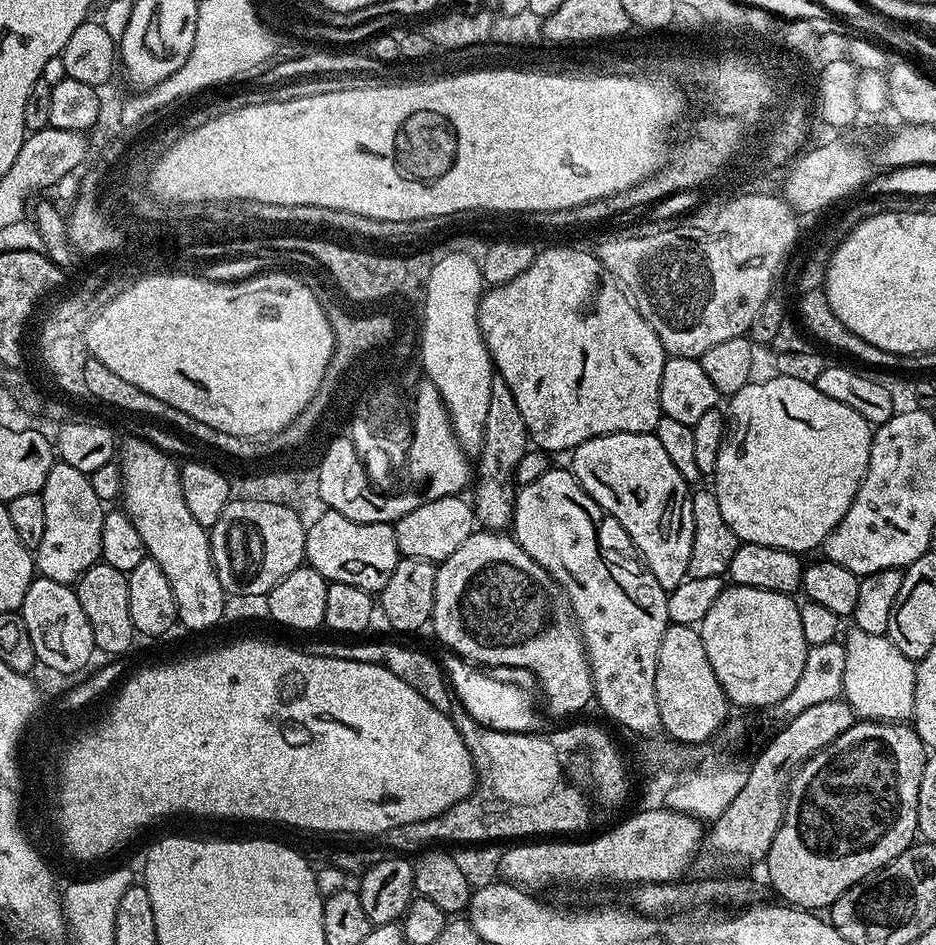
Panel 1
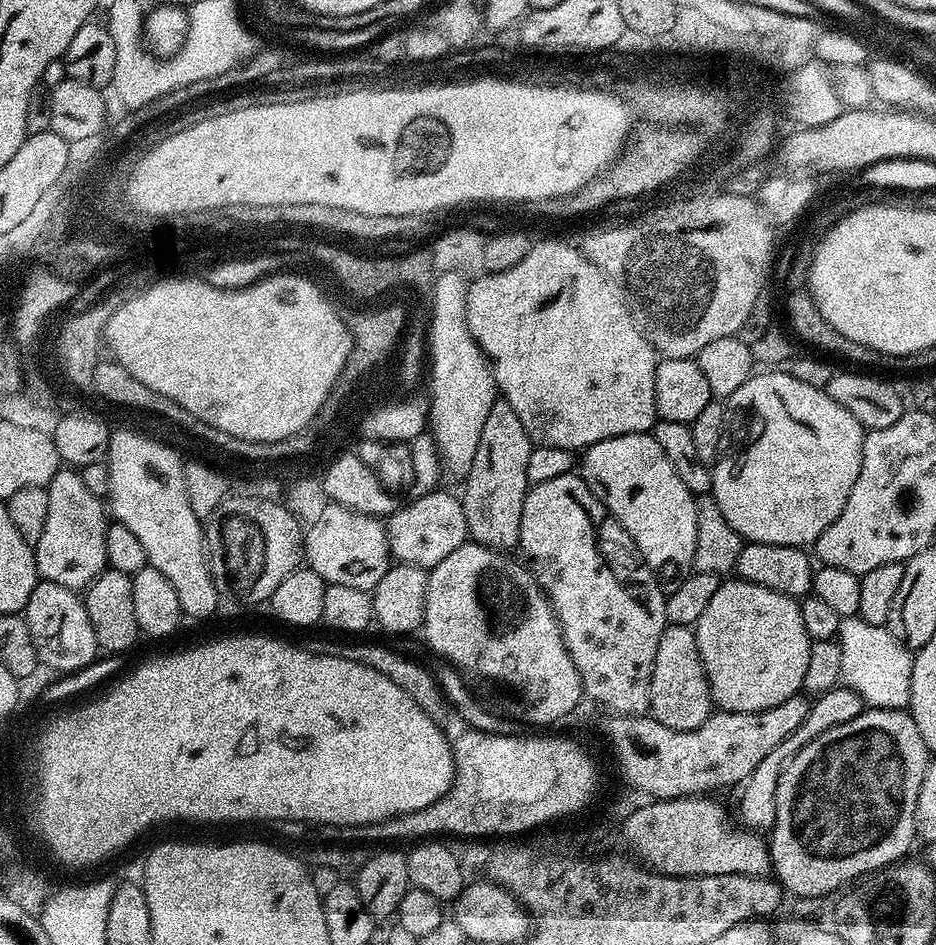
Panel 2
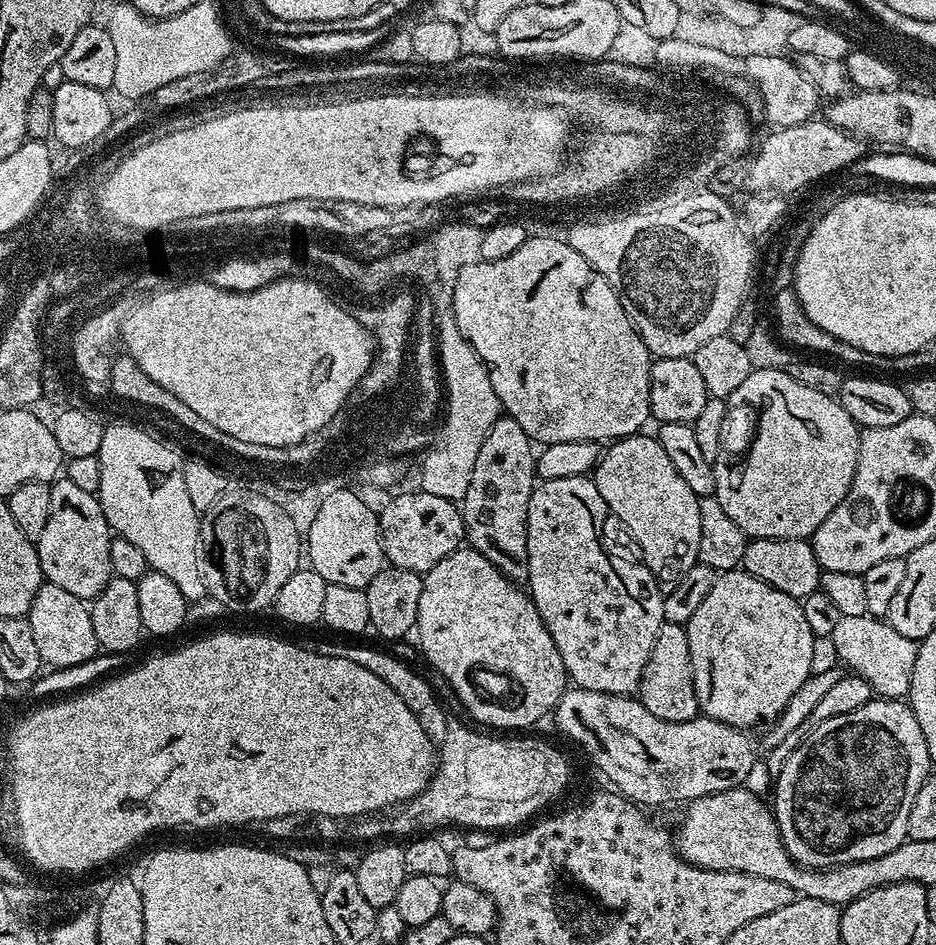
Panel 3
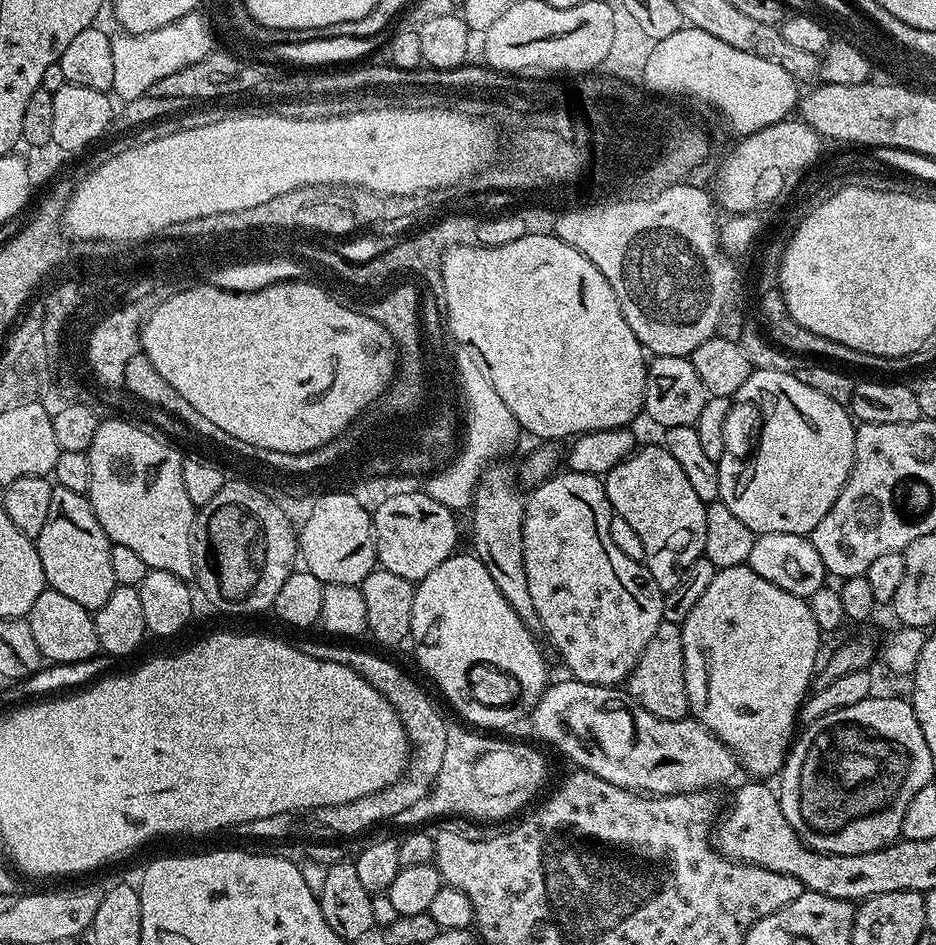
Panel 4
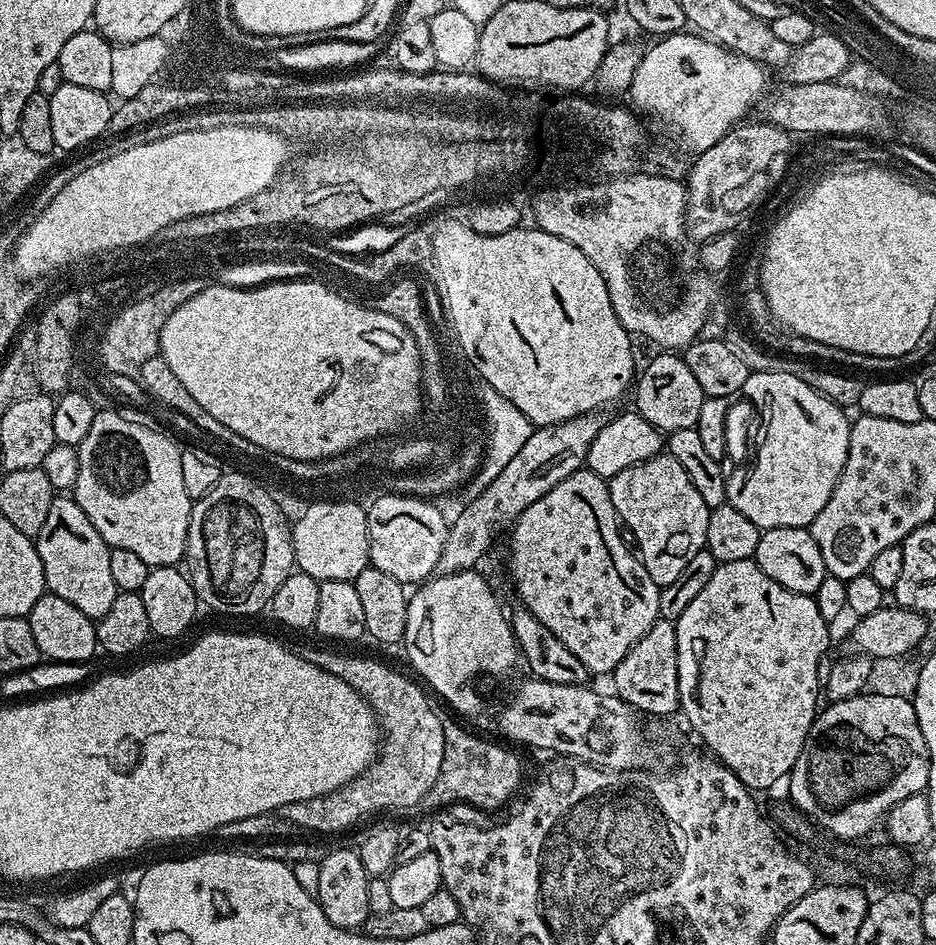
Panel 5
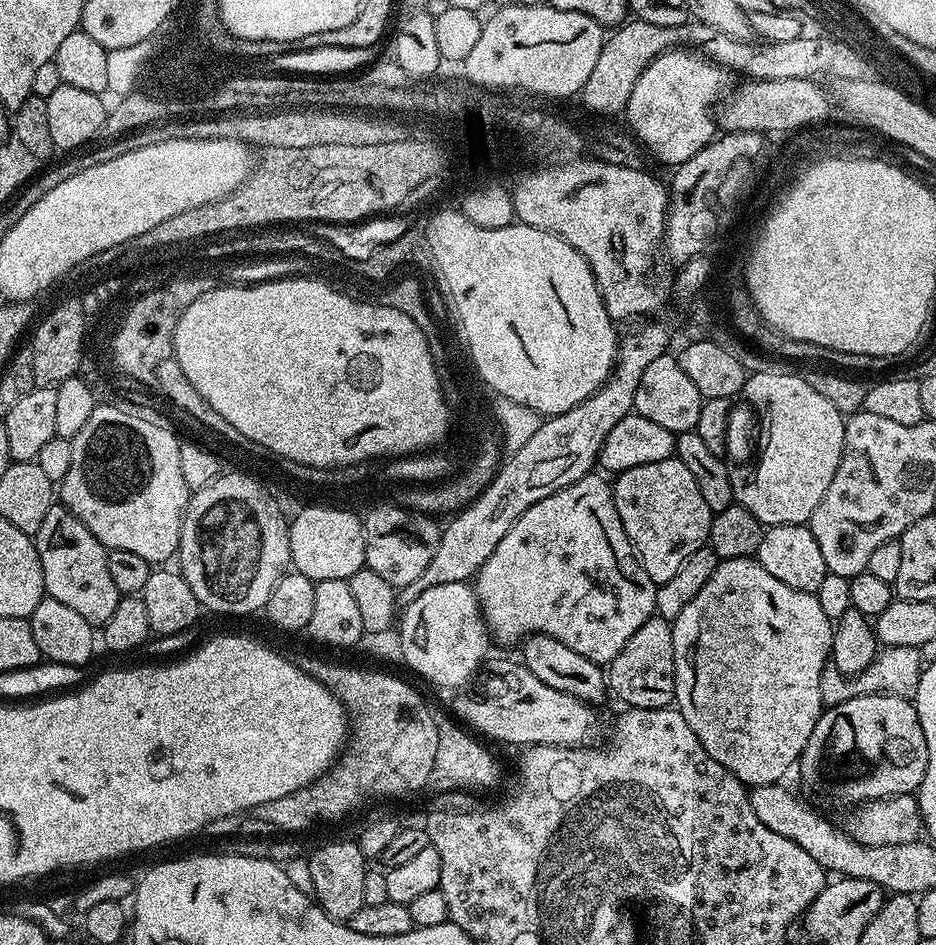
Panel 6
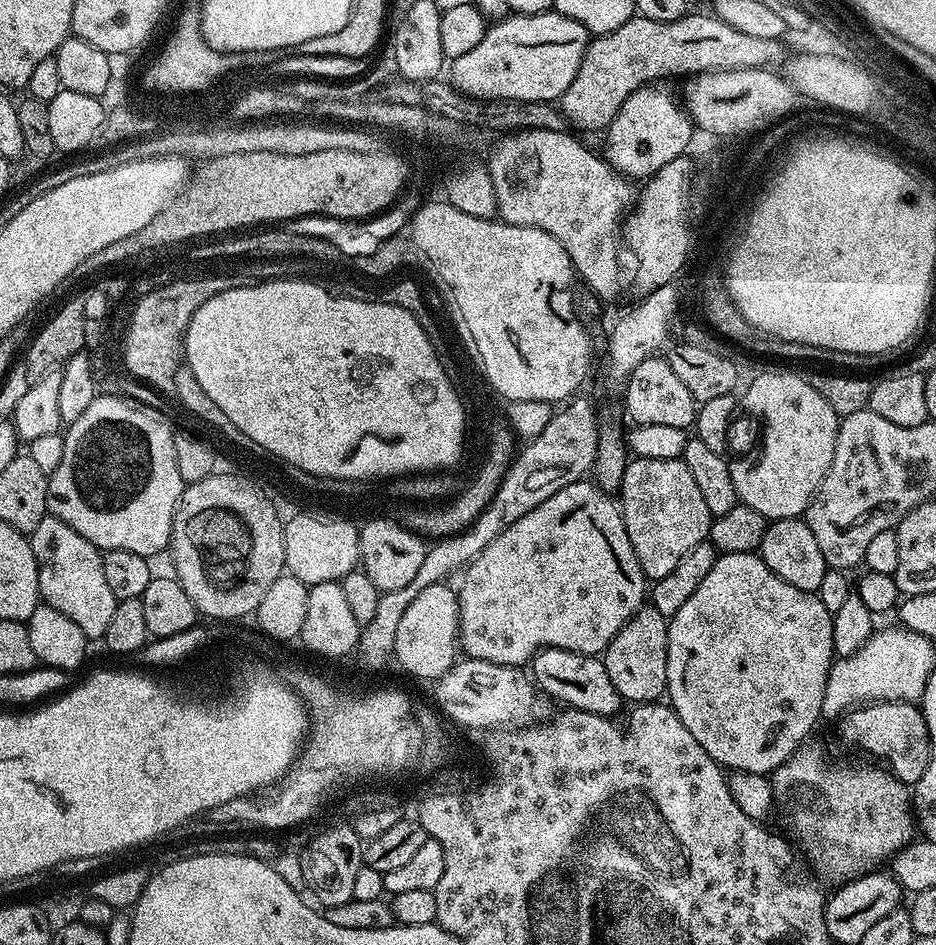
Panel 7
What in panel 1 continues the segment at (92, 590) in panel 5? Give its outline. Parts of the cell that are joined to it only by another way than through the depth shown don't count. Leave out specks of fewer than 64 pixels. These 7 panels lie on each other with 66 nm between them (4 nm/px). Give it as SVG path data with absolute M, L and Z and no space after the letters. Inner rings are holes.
M63 462L53 463L50 474L46 474L42 495L46 506L46 530L42 542L34 549L35 571L54 582L75 585L90 566L101 563L105 505L98 494L94 494L89 473L74 470L74 466Z

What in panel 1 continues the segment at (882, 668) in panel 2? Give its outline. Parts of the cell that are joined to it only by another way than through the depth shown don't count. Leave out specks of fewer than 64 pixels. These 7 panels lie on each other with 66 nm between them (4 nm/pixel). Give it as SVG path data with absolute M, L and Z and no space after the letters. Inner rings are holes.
M855 626L850 630L842 642L846 650L843 699L859 719L907 721L914 706L916 664L887 635L866 634Z

